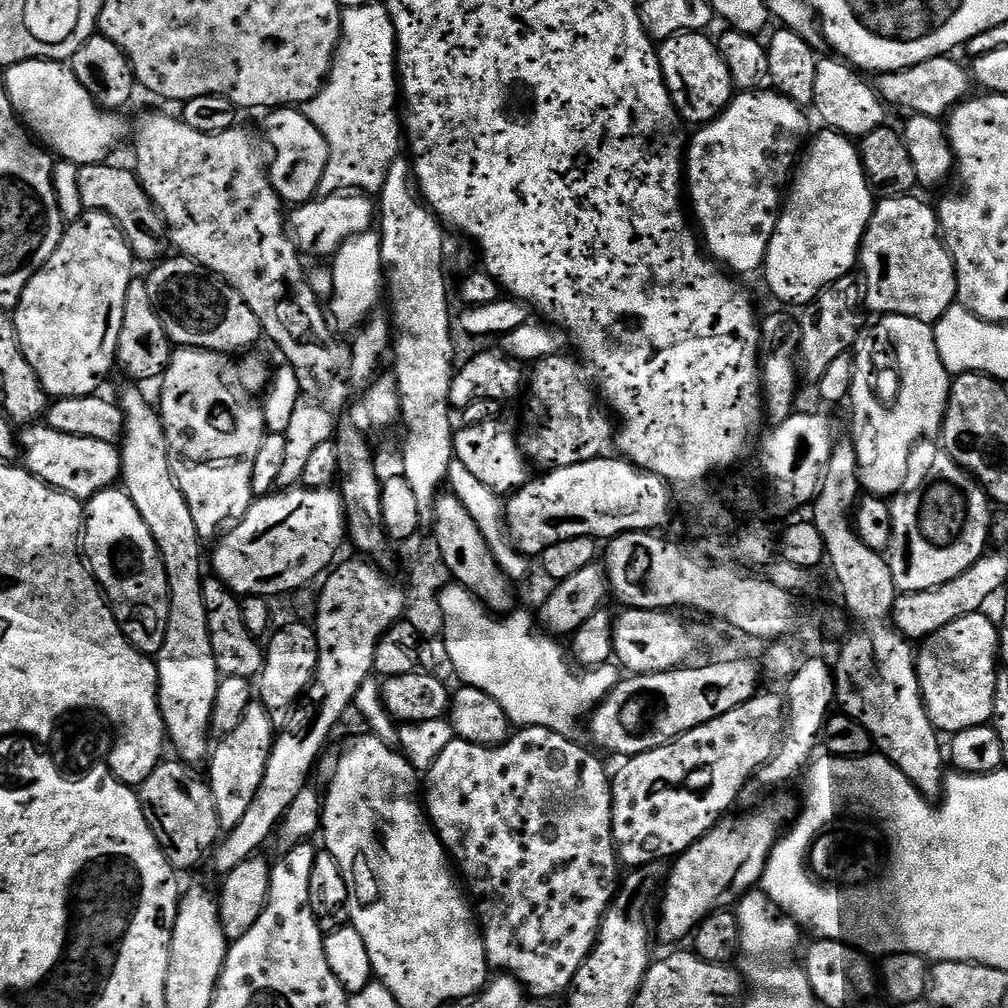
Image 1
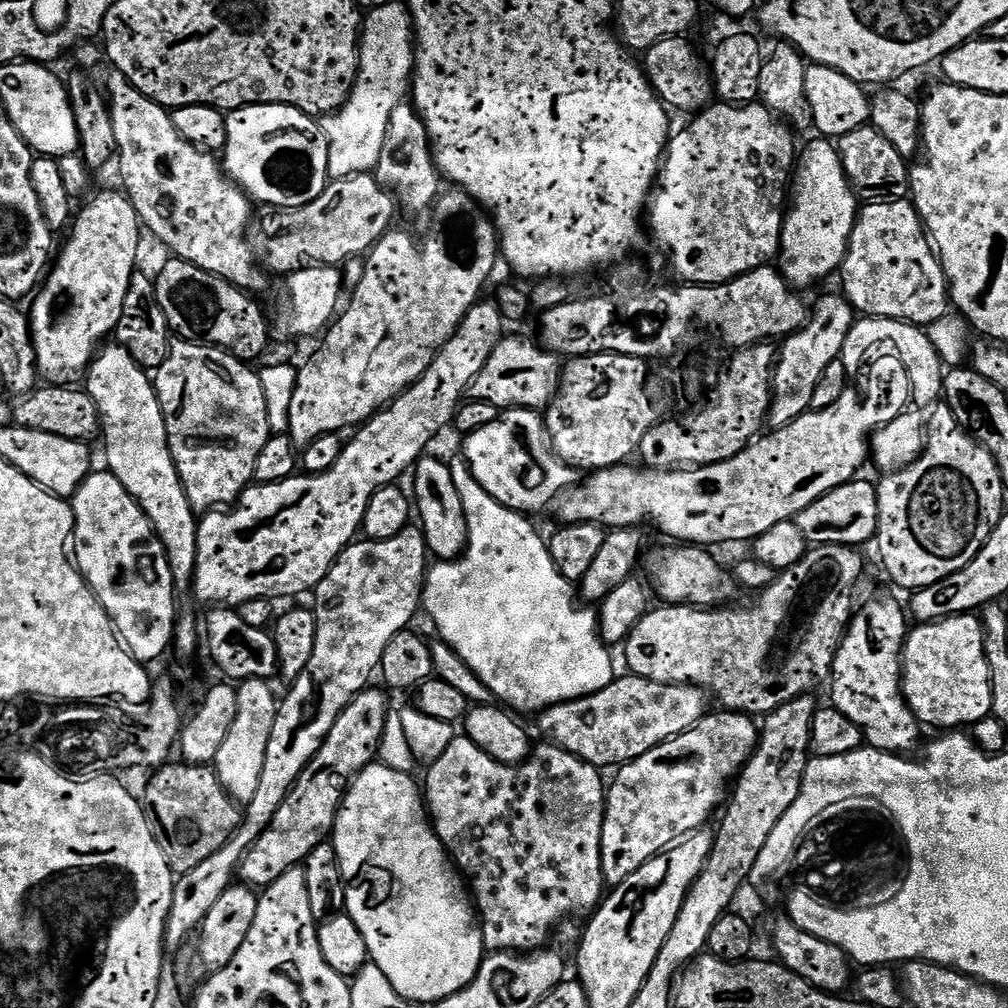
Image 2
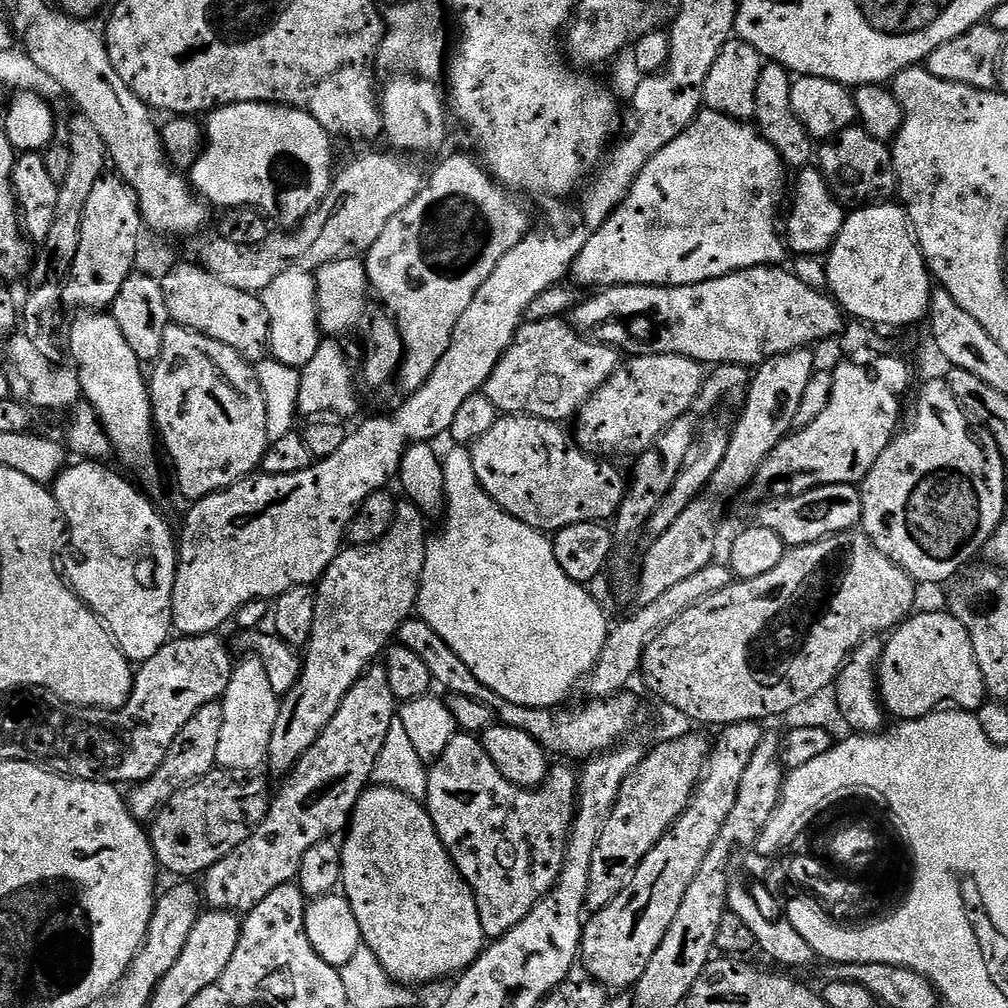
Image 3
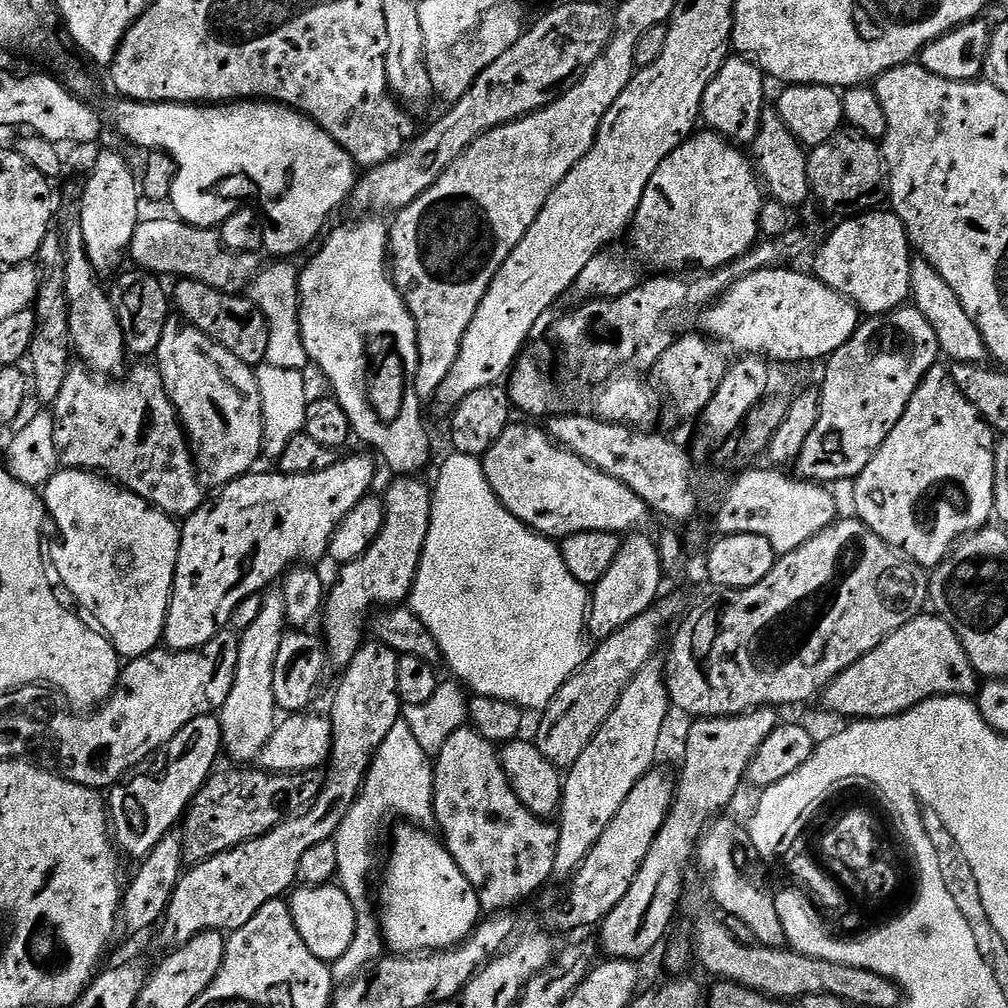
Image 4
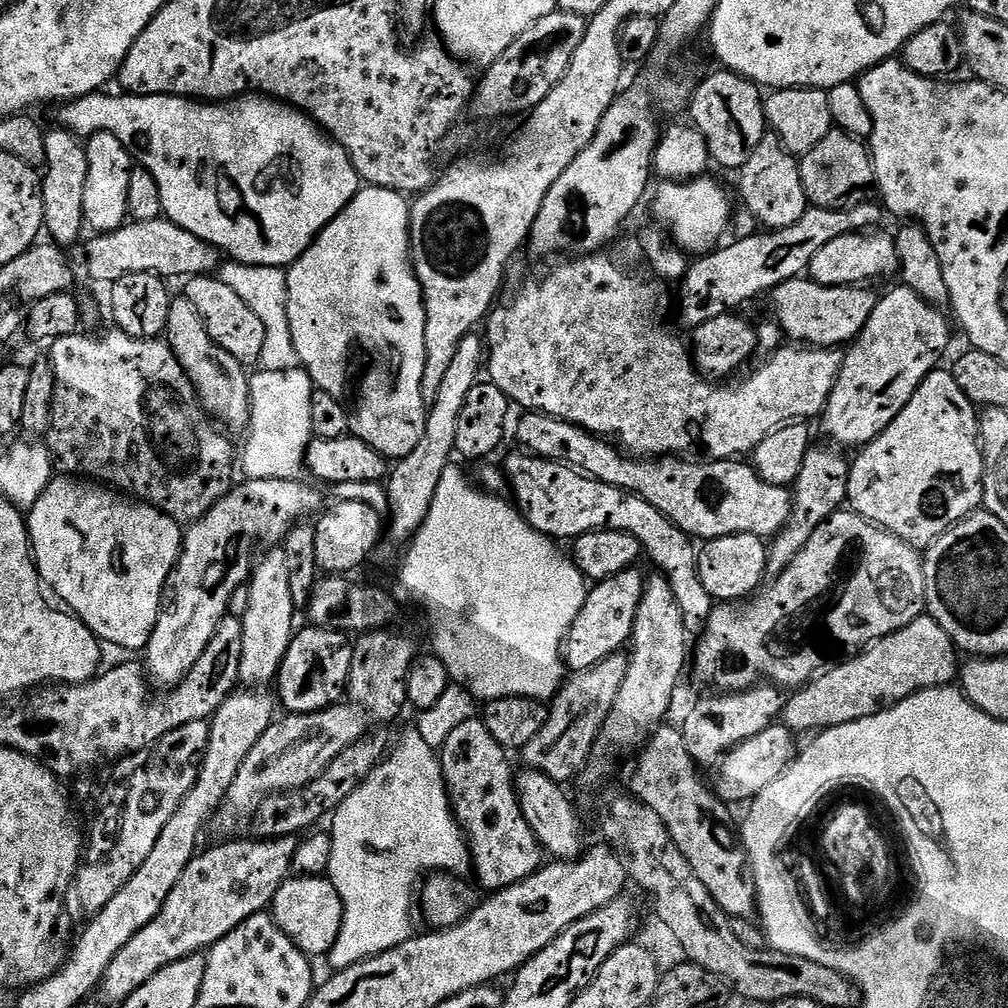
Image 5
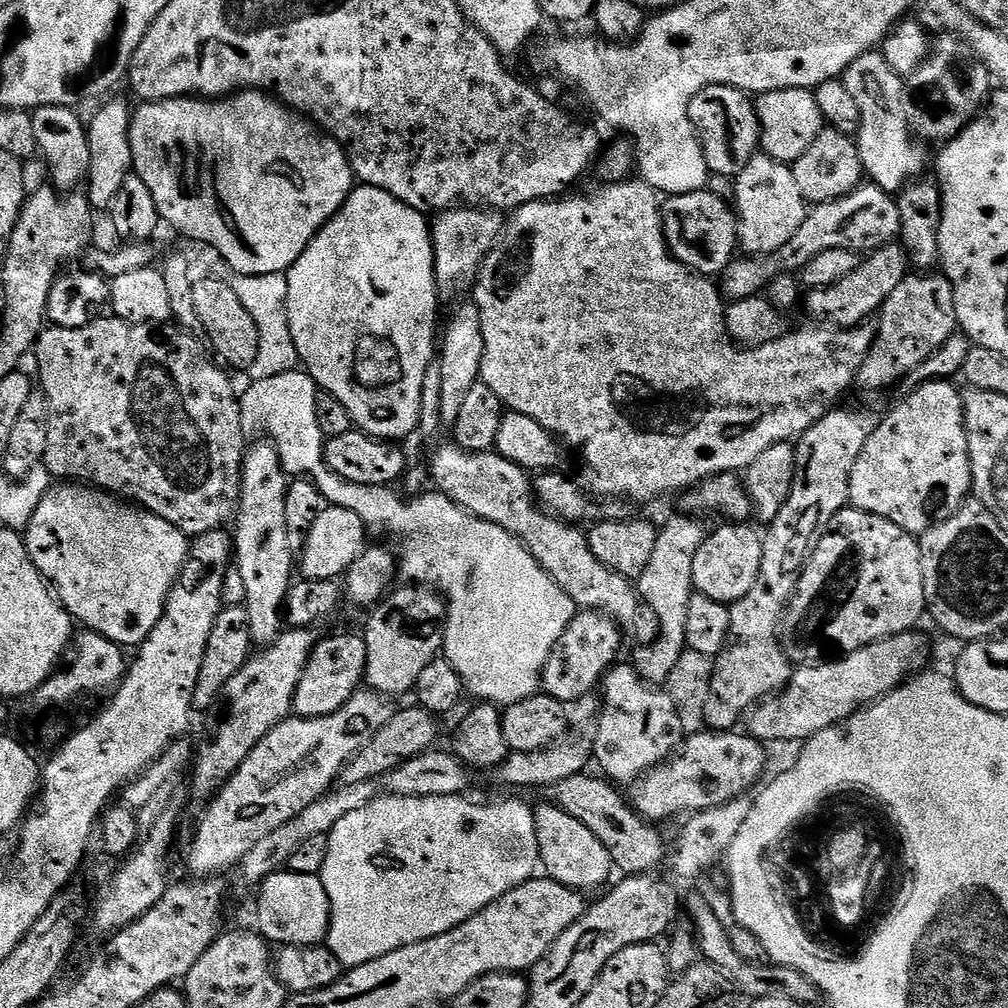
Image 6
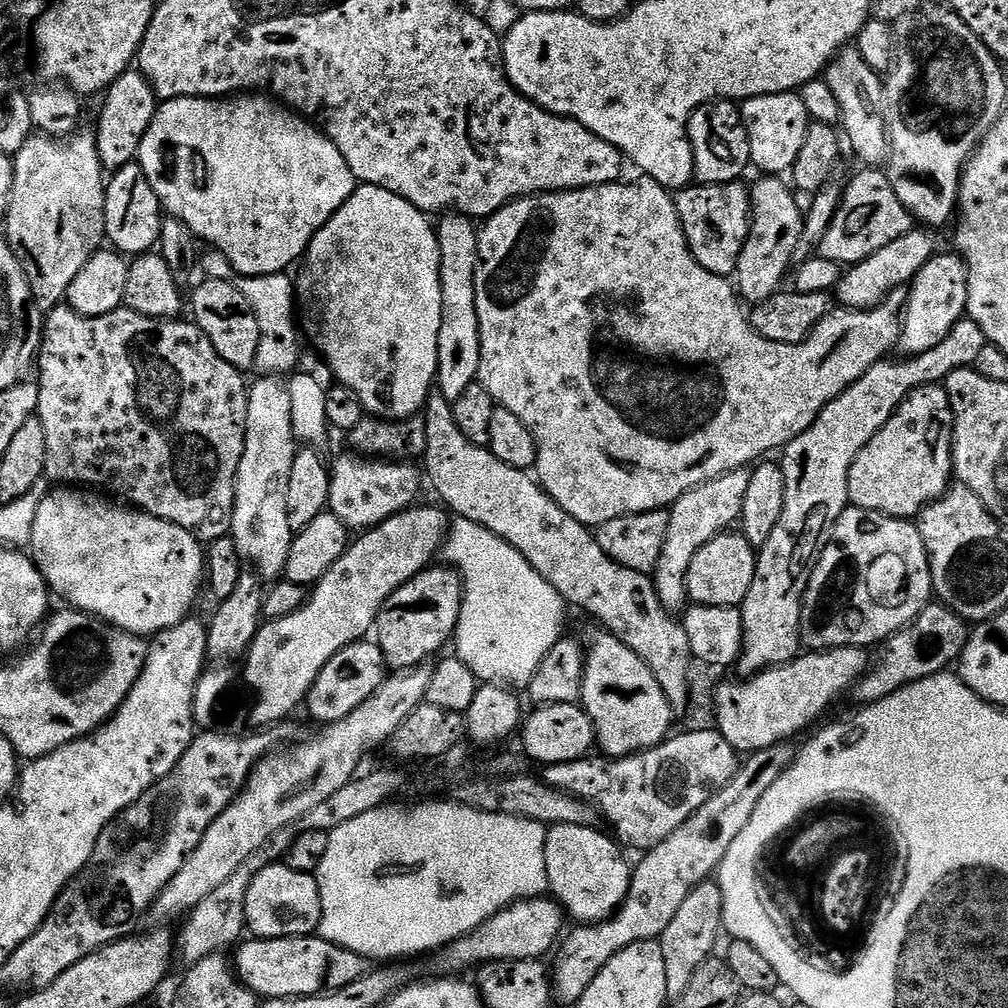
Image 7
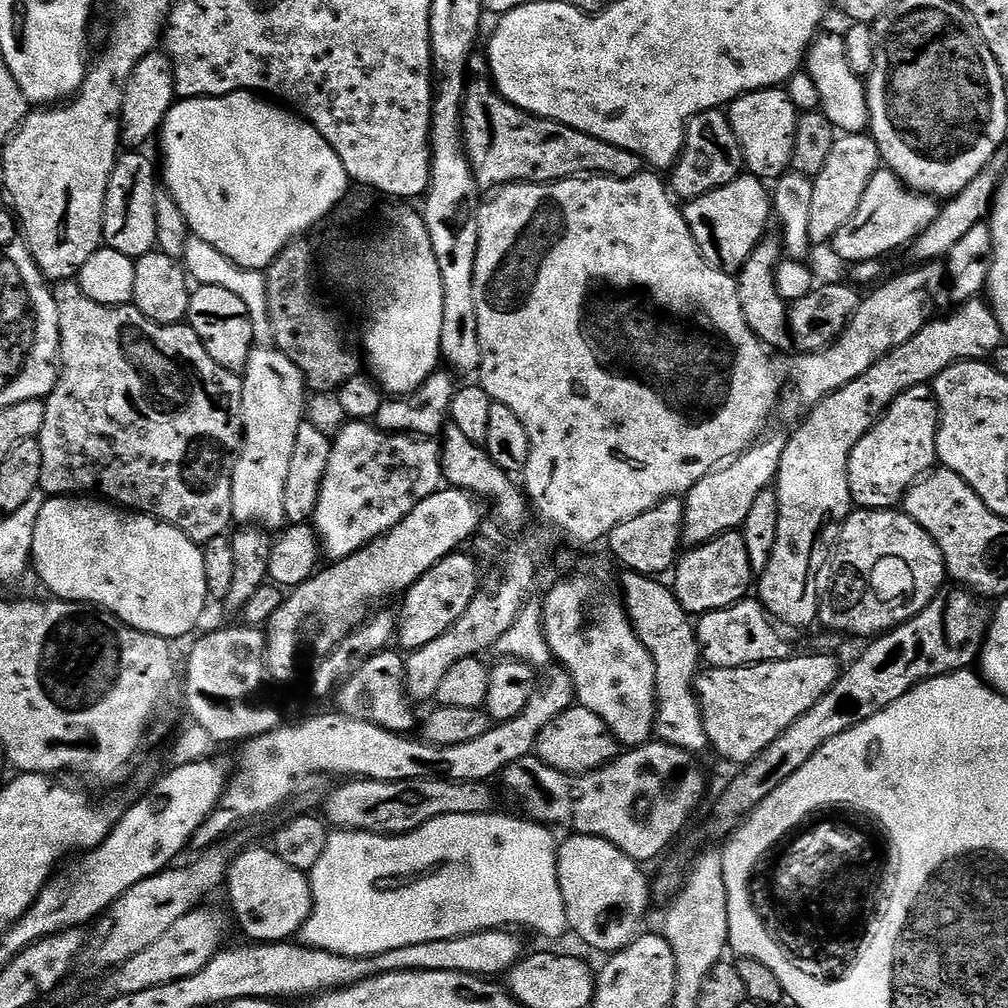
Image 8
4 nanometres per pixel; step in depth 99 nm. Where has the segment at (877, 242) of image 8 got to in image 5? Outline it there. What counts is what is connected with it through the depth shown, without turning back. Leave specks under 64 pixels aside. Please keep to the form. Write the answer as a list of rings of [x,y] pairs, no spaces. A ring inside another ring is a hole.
[[[865,202],[853,208],[810,206],[794,226],[760,230],[757,236],[744,236],[733,244],[725,243],[693,259],[696,261],[689,266],[688,272],[686,268],[678,284],[680,296],[684,299],[684,320],[689,329],[695,330],[702,322],[710,322],[710,318],[735,313],[743,304],[758,299],[763,292],[764,295],[771,293],[782,282],[803,277],[814,254],[818,254],[826,242],[834,242],[834,238],[842,238],[842,234],[875,229],[886,212],[879,203],[872,203]]]

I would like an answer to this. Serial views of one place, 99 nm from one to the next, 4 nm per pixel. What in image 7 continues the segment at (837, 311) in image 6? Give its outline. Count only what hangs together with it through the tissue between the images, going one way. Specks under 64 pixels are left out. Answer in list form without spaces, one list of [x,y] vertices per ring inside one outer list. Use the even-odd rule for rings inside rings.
[[[913,227],[912,231],[902,234],[902,238],[890,242],[890,246],[882,246],[878,254],[870,254],[870,258],[851,265],[841,275],[834,289],[835,299],[840,299],[839,303],[845,308],[873,308],[894,290],[911,285],[918,270],[922,270],[922,266],[926,266],[926,262],[937,255],[936,240],[931,235],[935,236],[927,227]]]

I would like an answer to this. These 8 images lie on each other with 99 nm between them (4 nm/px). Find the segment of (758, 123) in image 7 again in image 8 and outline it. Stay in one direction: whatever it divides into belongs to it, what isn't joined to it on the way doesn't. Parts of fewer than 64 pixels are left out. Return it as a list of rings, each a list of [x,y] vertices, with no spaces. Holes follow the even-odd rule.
[[[783,87],[747,92],[727,105],[726,115],[744,155],[743,167],[765,182],[775,182],[792,167],[794,134],[800,113]]]

